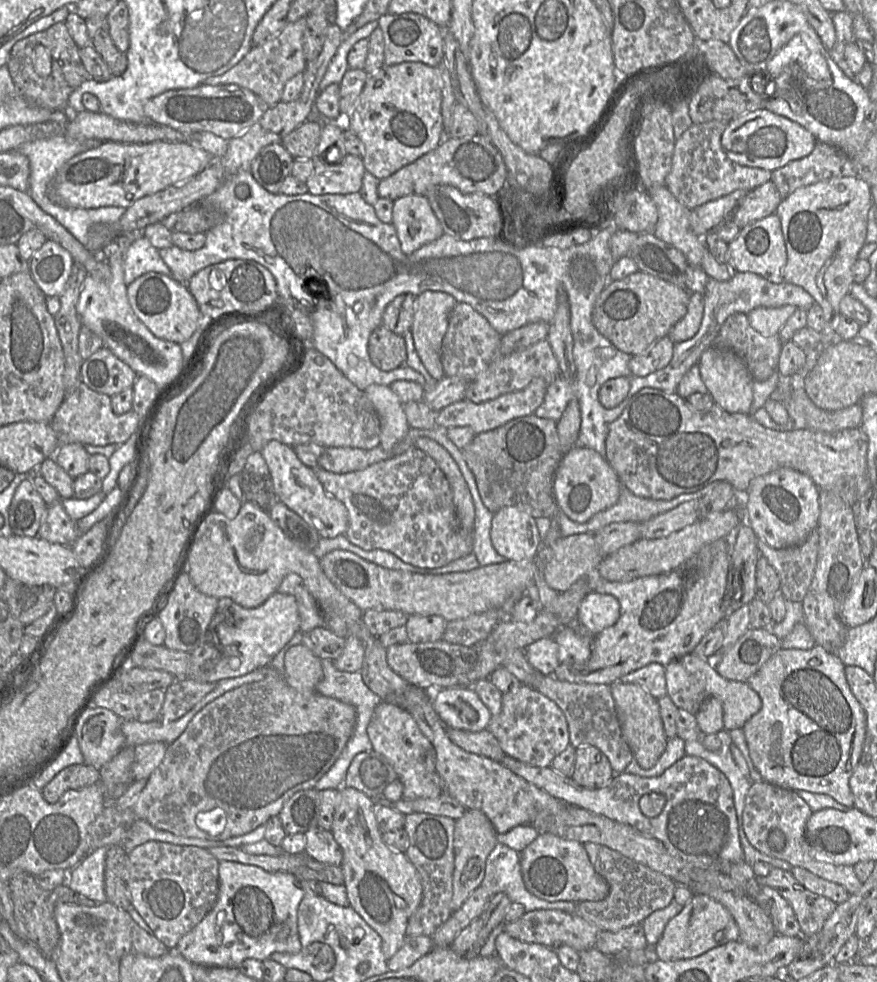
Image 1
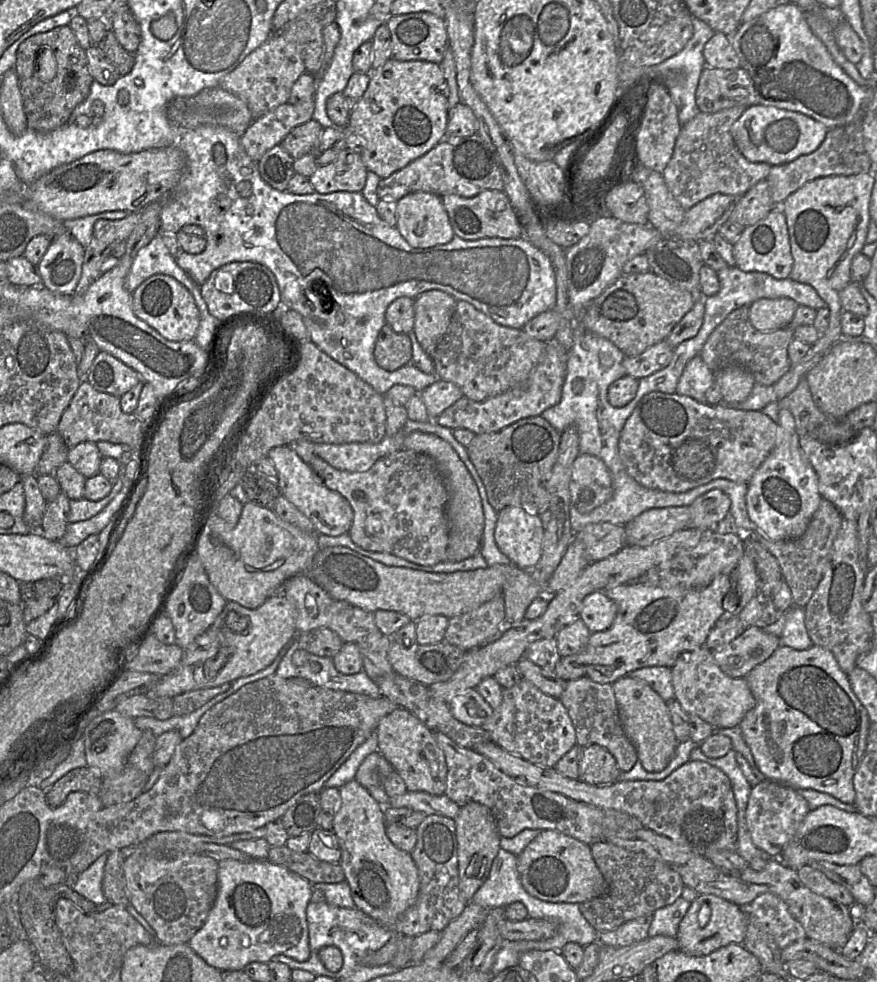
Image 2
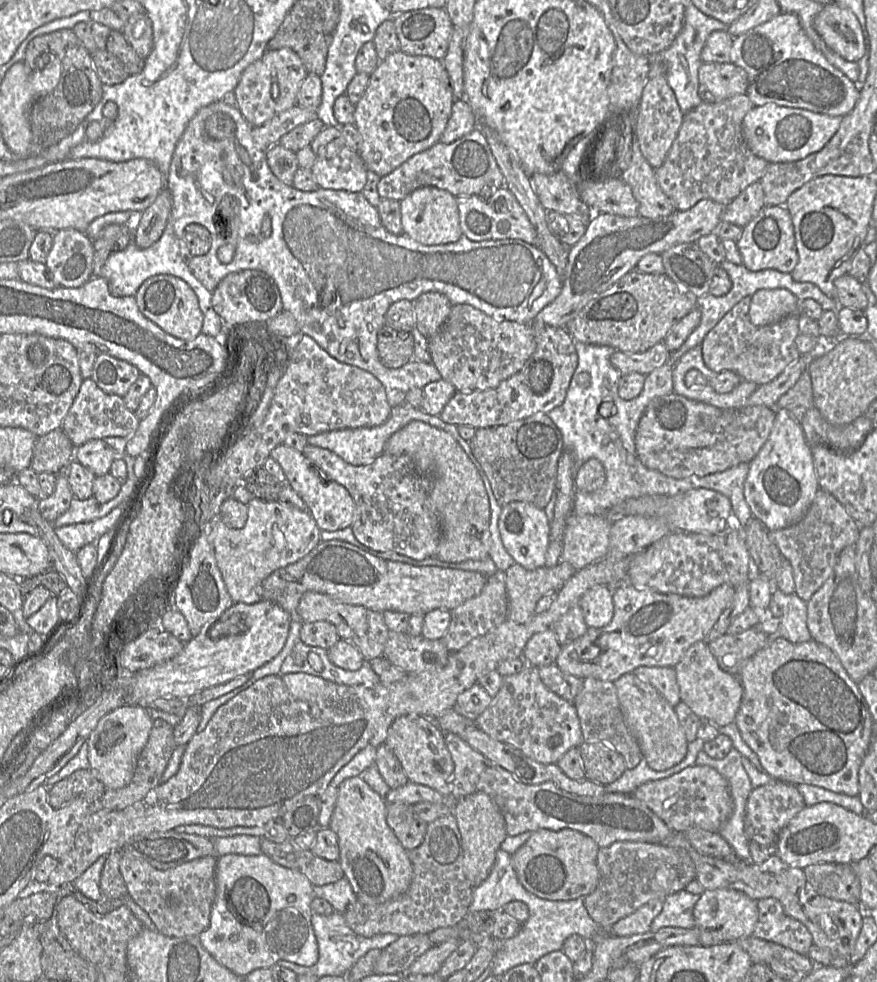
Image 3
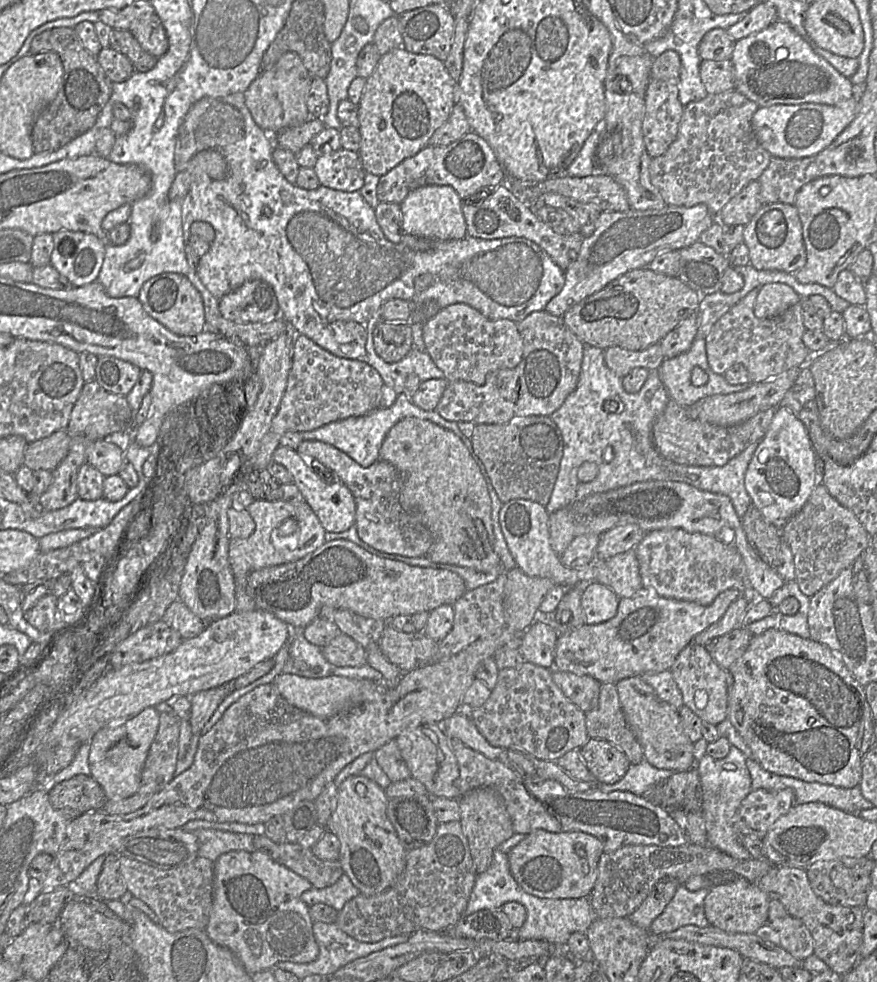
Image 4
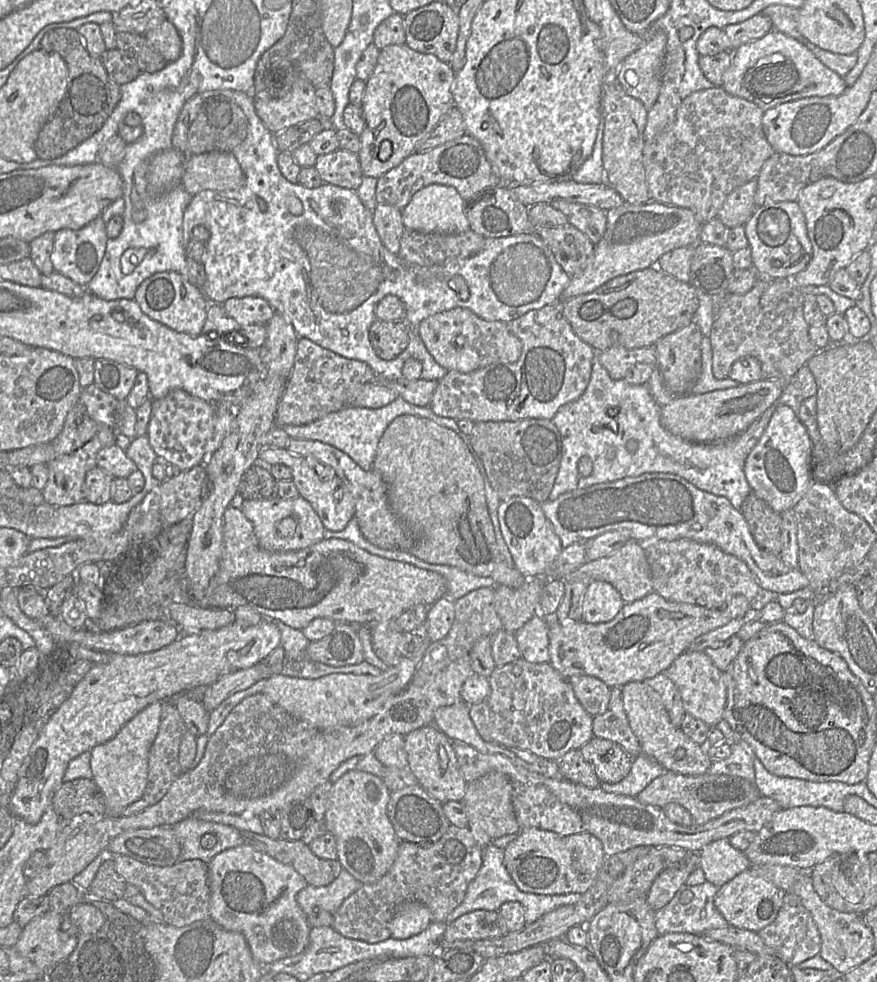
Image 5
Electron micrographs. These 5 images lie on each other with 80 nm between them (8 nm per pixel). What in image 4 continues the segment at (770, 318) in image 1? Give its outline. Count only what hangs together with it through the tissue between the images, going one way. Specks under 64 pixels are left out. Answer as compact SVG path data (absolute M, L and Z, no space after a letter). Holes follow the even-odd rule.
M768 283L761 287L754 308L758 318L776 317L803 298L796 291L784 283Z

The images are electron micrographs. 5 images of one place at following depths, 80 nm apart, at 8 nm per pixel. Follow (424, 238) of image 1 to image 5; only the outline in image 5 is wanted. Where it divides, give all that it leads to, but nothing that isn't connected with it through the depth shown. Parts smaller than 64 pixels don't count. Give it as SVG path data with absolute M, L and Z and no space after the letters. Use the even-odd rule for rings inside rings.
M430 184L417 191L402 209L405 228L424 232L470 229L467 202L453 186Z

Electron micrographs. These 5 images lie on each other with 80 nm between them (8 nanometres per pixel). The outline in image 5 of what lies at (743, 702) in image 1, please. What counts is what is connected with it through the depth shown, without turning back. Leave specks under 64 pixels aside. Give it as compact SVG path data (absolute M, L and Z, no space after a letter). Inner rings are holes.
M685 651L662 673L665 673L677 687L686 714L702 720L708 726L715 726L723 719L726 705L726 687L723 672L713 664L704 651Z

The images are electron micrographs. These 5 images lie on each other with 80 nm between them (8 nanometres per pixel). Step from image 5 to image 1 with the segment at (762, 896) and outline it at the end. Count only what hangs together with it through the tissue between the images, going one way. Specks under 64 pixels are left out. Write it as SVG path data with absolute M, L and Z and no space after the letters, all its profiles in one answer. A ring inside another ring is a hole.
M694 895L682 911L666 925L661 938L653 946L655 959L663 961L698 957L709 950L739 940L739 927L721 903L706 895Z

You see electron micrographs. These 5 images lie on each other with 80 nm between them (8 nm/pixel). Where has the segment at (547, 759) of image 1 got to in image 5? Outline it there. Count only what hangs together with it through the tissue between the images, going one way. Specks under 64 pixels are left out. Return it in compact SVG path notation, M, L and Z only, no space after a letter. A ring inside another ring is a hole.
M520 658L499 666L489 677L490 694L482 702L470 705L470 717L483 740L503 747L519 748L556 761L570 750L580 749L594 737L593 717L577 700L567 679L549 663L531 663Z

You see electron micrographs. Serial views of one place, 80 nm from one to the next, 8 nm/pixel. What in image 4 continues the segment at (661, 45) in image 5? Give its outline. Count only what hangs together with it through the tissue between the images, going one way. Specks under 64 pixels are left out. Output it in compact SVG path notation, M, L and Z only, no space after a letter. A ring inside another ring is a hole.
M648 52L641 56L623 56L618 60L616 81L622 93L645 96L653 60Z

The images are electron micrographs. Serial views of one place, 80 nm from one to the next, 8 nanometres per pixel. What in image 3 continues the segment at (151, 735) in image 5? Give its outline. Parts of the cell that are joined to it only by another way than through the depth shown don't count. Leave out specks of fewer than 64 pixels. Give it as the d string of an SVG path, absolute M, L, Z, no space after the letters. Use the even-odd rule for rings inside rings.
M124 705L101 718L87 739L90 770L106 789L128 785L133 777L138 757L145 747L153 727L153 719L140 705Z

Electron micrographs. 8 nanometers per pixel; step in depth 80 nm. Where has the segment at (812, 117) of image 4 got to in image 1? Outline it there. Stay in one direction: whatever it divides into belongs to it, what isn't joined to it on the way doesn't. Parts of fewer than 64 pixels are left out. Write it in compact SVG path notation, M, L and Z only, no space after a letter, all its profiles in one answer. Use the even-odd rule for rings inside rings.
M758 109L731 120L721 137L723 150L732 161L769 171L809 155L816 143L816 138L801 125L766 109Z

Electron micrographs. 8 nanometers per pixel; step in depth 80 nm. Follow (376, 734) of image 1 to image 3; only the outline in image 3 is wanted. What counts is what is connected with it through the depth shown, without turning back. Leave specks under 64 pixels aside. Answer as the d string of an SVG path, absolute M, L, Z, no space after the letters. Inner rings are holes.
M401 716L390 725L384 743L399 760L410 782L428 786L448 799L454 763L445 744L445 733L435 721L422 716Z

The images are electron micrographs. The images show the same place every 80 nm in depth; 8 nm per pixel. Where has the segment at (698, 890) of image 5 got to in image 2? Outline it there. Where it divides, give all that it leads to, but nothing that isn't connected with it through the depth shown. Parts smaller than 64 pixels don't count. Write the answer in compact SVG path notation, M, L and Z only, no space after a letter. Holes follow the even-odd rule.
M679 897L672 904L662 907L652 914L648 937L658 935L675 937L678 927L684 918L691 902Z

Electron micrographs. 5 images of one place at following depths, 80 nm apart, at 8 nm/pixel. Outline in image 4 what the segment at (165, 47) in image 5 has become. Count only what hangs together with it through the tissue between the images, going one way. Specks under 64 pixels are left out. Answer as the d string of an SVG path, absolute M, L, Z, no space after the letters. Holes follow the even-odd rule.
M155 13L135 20L129 31L149 54L160 58L167 52L169 47L167 34Z

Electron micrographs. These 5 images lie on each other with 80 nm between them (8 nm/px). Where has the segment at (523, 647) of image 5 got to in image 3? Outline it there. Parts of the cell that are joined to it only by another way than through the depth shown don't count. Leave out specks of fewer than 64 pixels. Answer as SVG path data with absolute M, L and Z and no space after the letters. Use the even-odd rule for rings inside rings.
M551 628L529 639L523 651L523 658L527 665L532 667L550 666L556 663L561 647L554 629Z

